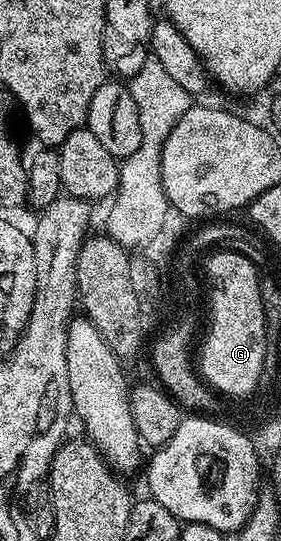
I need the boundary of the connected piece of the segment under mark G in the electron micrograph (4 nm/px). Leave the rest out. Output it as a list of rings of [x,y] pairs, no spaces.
[[[217,248],[208,255],[209,263],[205,266],[205,274],[209,277],[209,310],[207,306],[207,322],[209,318],[209,331],[205,334],[205,343],[200,343],[199,354],[201,350],[201,364],[199,360],[199,374],[202,379],[218,395],[222,395],[224,390],[233,390],[233,394],[245,394],[245,390],[253,390],[253,382],[257,382],[257,374],[261,370],[261,354],[265,354],[265,346],[261,346],[261,334],[265,334],[265,330],[261,330],[261,298],[257,298],[257,284],[262,279],[262,275],[257,272],[257,266],[245,254],[236,254],[233,250],[225,250],[226,248]]]

